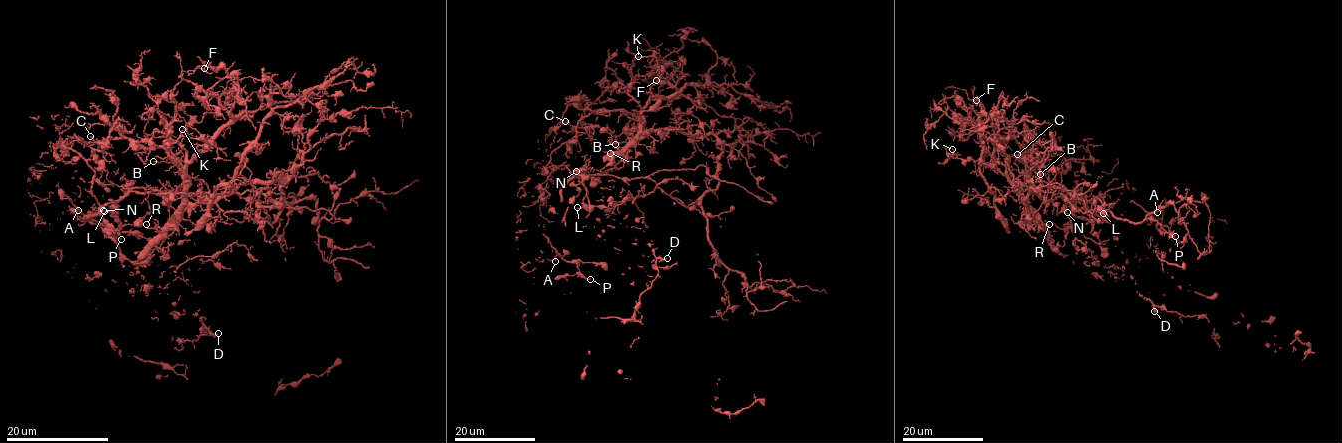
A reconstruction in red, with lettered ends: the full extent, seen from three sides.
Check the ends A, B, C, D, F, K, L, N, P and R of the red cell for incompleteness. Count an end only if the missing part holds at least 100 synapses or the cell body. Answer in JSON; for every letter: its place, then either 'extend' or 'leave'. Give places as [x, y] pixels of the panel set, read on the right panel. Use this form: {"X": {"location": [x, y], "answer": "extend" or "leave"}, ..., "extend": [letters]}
{"A": {"location": [1157, 212], "answer": "leave"}, "B": {"location": [1040, 174], "answer": "leave"}, "C": {"location": [1017, 154], "answer": "leave"}, "D": {"location": [1154, 311], "answer": "extend"}, "F": {"location": [976, 100], "answer": "leave"}, "K": {"location": [952, 149], "answer": "leave"}, "L": {"location": [1103, 213], "answer": "leave"}, "N": {"location": [1067, 212], "answer": "leave"}, "P": {"location": [1175, 236], "answer": "leave"}, "R": {"location": [1049, 224], "answer": "leave"}, "extend": ["D"]}

